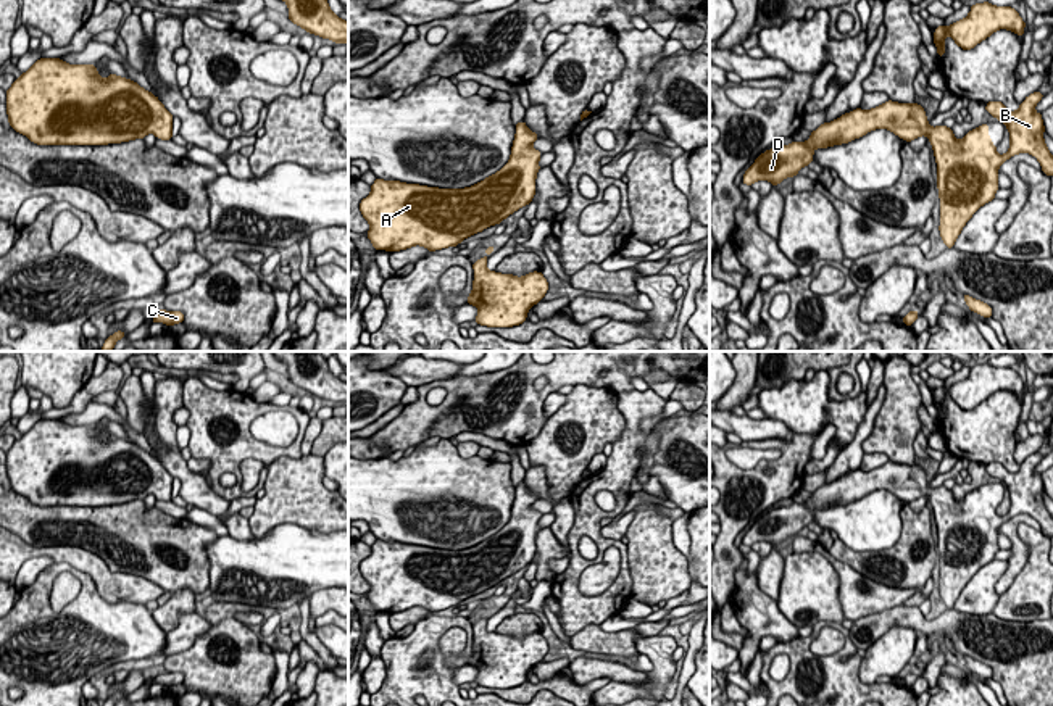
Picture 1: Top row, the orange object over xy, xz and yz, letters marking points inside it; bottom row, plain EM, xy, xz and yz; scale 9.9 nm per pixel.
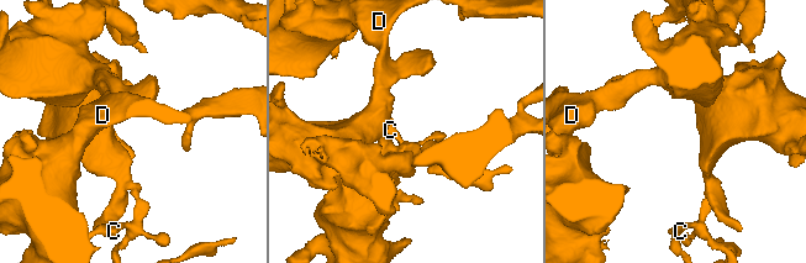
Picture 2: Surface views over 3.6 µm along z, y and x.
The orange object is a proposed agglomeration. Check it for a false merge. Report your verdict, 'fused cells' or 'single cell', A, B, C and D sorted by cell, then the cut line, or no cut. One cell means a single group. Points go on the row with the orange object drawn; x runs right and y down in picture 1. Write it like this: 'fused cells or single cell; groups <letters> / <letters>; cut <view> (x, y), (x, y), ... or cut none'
single cell; groups A B C D; cut none

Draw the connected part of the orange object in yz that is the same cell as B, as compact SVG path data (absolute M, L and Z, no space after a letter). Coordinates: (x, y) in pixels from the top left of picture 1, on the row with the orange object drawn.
M1034 92L1016 111L1009 111L1001 102L988 102L985 110L1009 131L1009 150L997 153L997 145L988 135L988 124L969 131L963 140L953 135L947 126L932 127L921 105L885 102L872 110L856 108L835 121L821 124L806 142L792 142L761 153L745 171L742 182L769 181L772 187L785 177L793 177L803 166L813 161L816 148L848 143L874 129L887 129L900 139L911 142L926 135L934 148L937 163L937 189L940 198L940 237L947 248L953 248L961 229L972 214L995 198L998 187L998 168L1018 153L1034 155L1042 171L1053 176L1053 155L1043 140L1042 113L1035 105L1043 93Z

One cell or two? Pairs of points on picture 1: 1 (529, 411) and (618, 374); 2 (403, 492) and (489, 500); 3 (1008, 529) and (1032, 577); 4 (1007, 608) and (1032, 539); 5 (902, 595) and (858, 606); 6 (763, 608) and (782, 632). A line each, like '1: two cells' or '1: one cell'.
1: one cell
2: one cell
3: two cells
4: one cell
5: one cell
6: one cell

